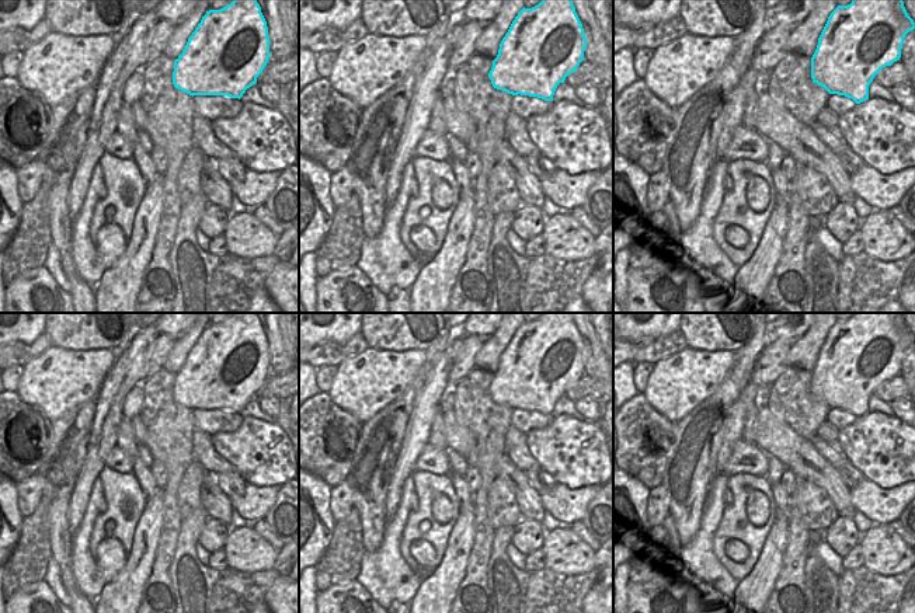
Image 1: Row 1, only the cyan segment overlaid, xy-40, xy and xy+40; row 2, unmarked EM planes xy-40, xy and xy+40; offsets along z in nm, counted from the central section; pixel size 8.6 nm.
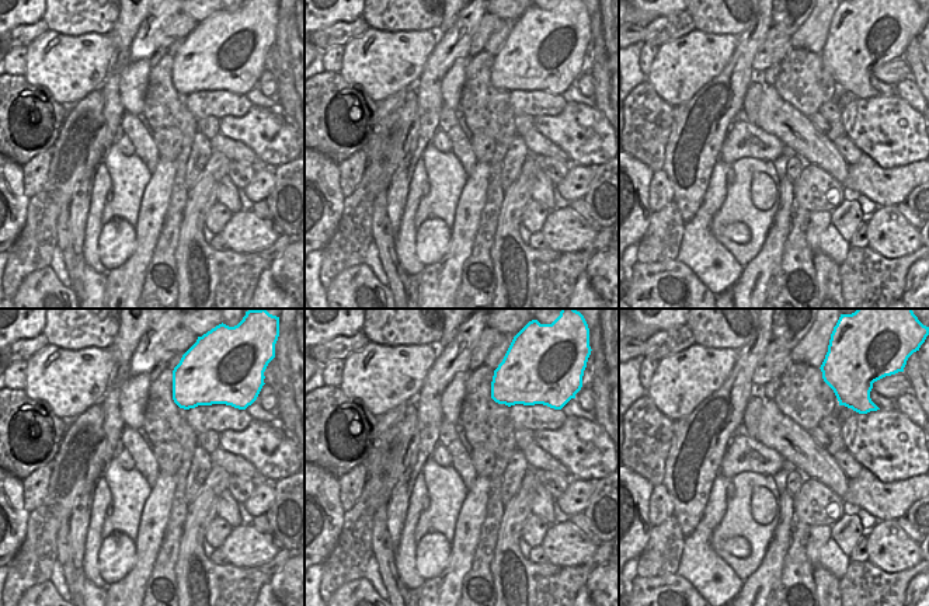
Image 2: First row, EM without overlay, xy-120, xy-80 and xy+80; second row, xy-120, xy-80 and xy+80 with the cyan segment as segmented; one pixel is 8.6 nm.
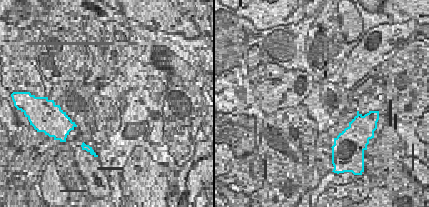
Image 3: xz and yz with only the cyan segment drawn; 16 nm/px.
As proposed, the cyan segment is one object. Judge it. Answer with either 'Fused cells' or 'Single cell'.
Single cell.

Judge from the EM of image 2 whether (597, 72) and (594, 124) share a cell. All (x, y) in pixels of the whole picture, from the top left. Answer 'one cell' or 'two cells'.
two cells

